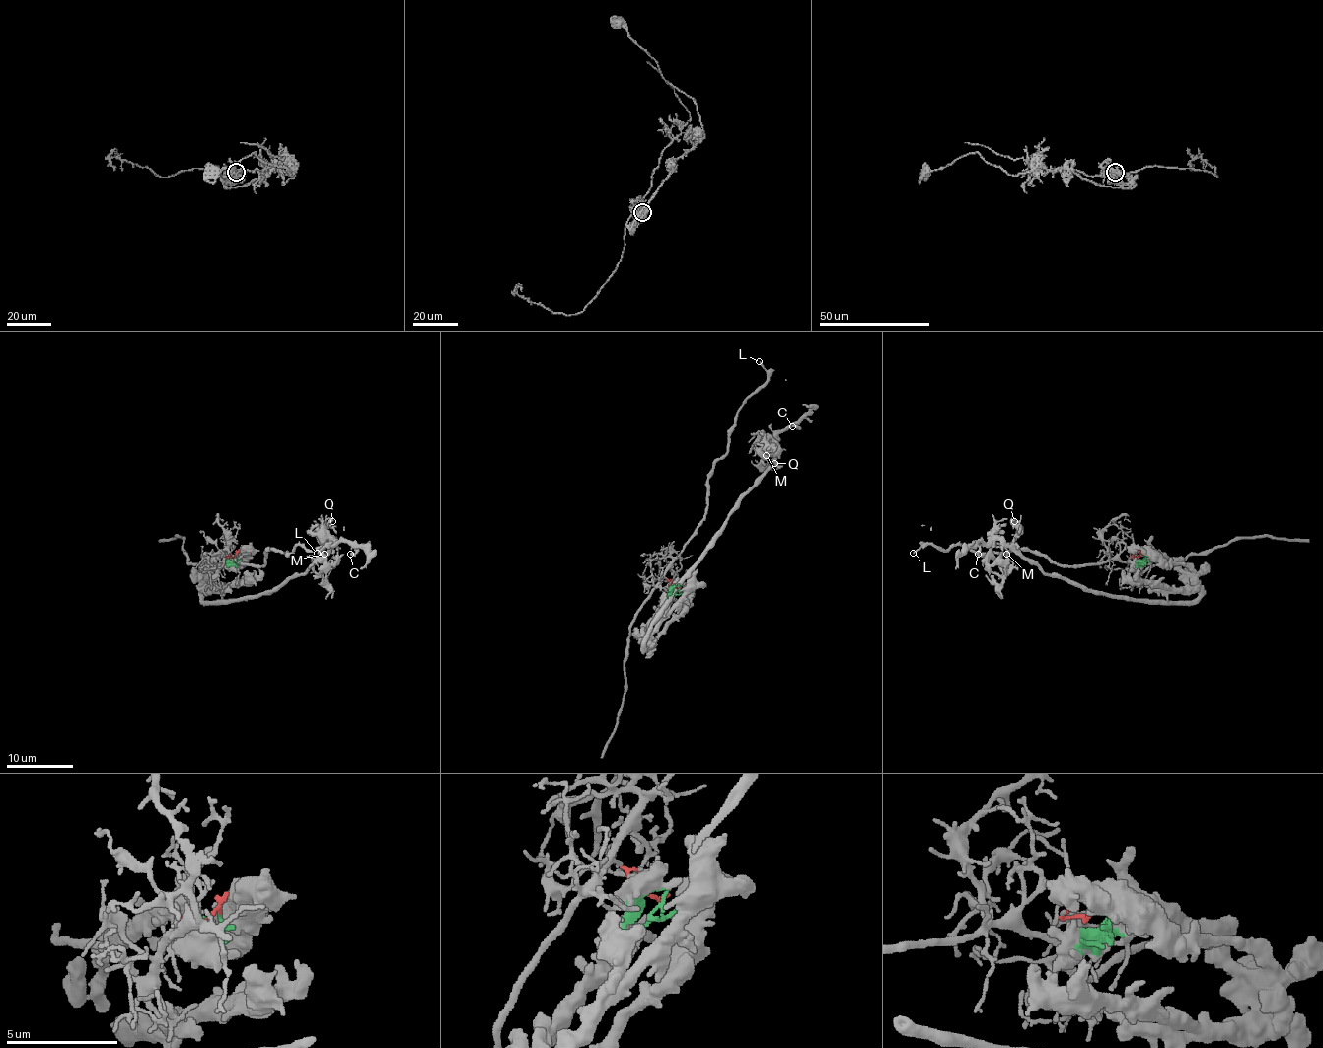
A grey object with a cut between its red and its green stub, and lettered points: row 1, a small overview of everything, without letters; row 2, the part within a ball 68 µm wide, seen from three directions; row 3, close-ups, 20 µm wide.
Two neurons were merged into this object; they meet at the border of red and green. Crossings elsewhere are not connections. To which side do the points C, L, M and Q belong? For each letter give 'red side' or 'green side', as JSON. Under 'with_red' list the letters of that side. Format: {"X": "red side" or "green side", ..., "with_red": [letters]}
{"C": "green side", "L": "red side", "M": "green side", "Q": "green side", "with_red": ["L"]}

